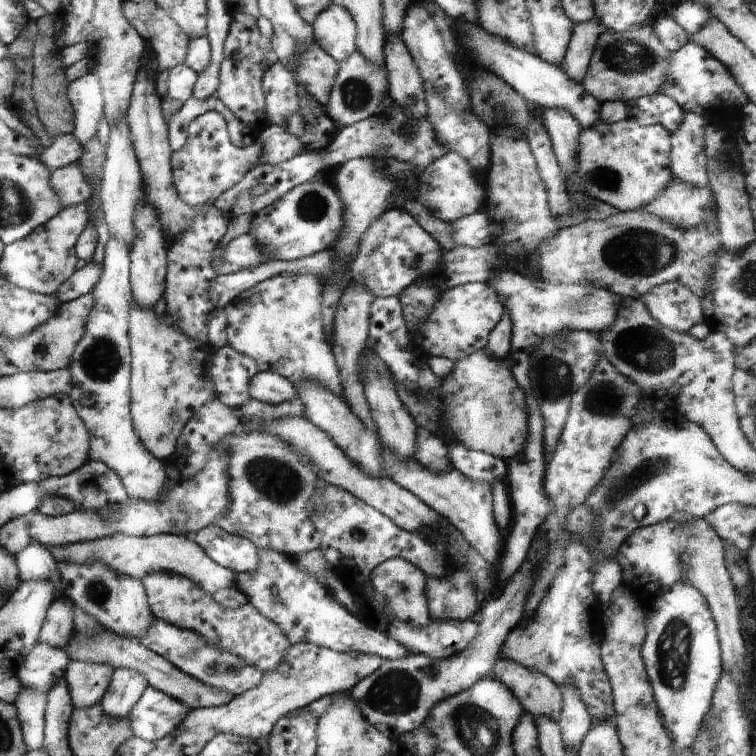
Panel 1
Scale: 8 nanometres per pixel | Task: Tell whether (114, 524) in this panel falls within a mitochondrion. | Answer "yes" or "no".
no

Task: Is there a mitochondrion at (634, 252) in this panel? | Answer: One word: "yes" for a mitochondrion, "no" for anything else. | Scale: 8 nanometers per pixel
yes

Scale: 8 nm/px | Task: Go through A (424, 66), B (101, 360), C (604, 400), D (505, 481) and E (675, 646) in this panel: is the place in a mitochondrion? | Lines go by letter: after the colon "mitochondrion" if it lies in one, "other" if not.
A: other
B: mitochondrion
C: mitochondrion
D: other
E: mitochondrion

